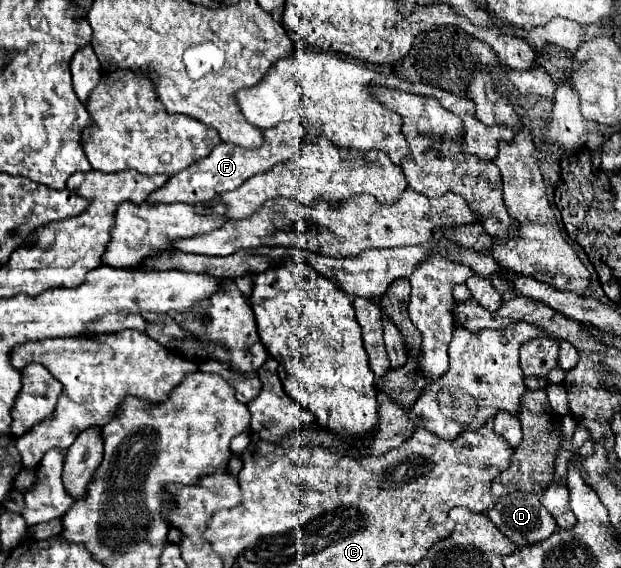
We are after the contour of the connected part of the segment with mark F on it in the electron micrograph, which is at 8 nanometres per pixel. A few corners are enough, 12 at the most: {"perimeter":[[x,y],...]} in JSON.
{"perimeter":[[284,122],[246,150],[220,142],[154,190],[148,204],[204,204],[298,156],[304,128]]}

